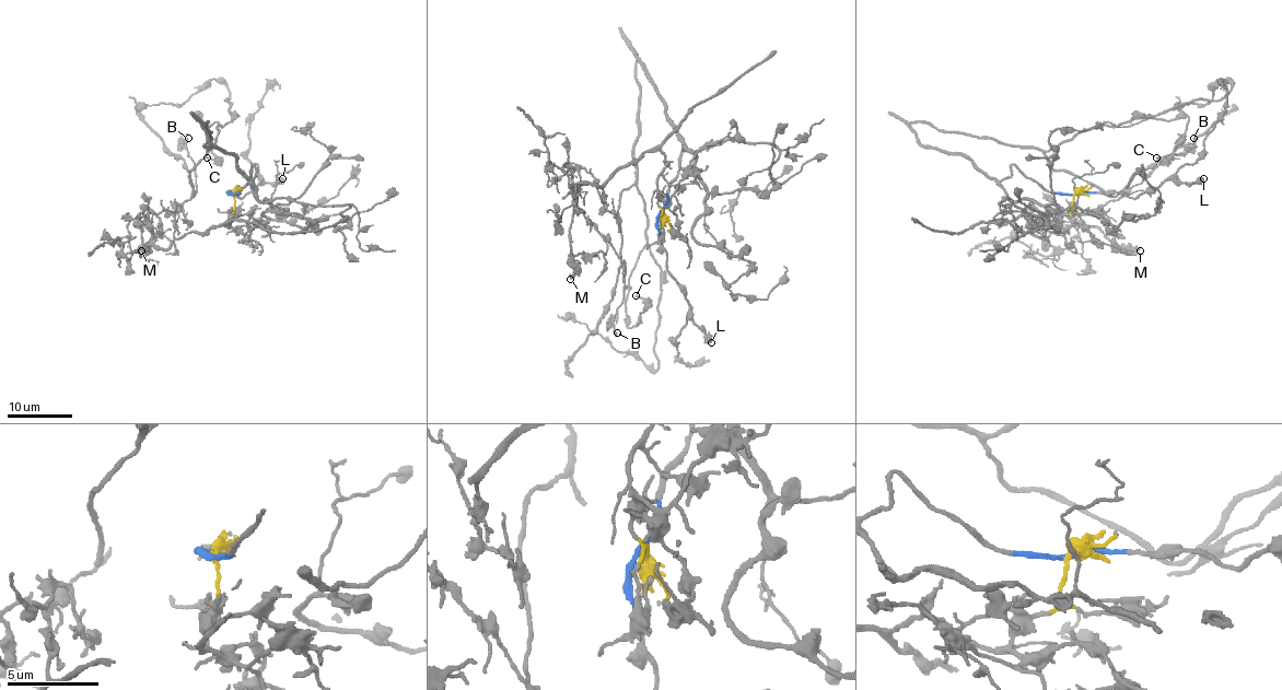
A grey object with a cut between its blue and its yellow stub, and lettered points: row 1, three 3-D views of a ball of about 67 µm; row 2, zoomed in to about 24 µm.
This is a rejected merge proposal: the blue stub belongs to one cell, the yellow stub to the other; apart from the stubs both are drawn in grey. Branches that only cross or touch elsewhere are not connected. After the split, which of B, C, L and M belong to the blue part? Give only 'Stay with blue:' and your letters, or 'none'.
Stay with blue: C, L

